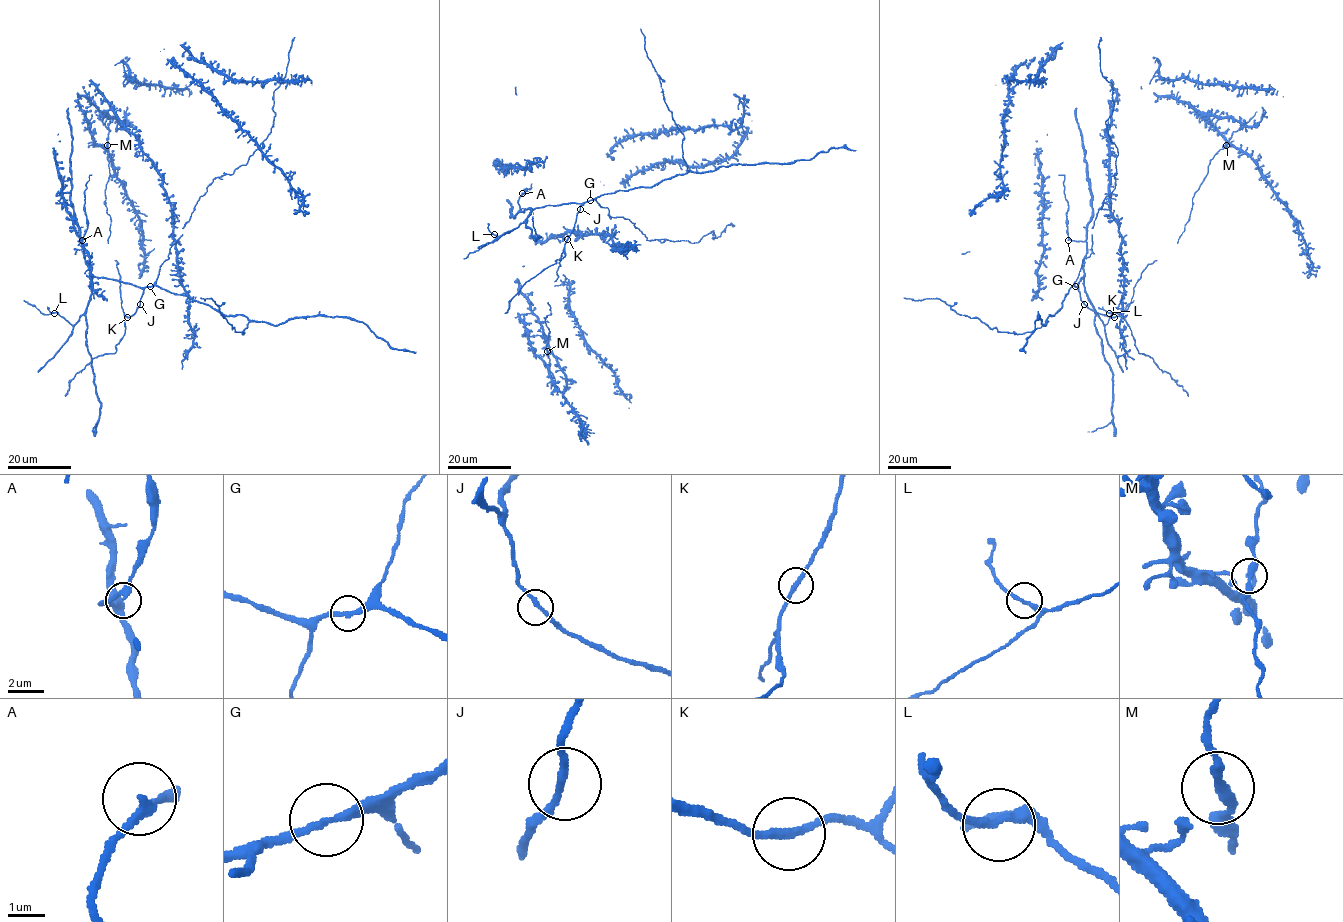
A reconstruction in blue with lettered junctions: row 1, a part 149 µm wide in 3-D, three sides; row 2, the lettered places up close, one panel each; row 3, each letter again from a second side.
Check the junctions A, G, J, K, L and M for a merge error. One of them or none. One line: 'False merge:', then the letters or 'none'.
False merge: none

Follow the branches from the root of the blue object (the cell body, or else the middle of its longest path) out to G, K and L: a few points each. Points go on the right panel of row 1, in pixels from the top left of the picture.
G: (1084, 303), (1075, 287)
K: (1084, 303), (1100, 314), (1114, 317)
L: (1084, 303), (1078, 290), (1082, 277), (1088, 300), (1104, 325), (1109, 313)

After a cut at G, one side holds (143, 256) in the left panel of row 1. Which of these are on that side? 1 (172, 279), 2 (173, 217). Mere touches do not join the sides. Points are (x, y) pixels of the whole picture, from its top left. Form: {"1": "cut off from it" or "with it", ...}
{"1": "with it", "2": "with it"}

